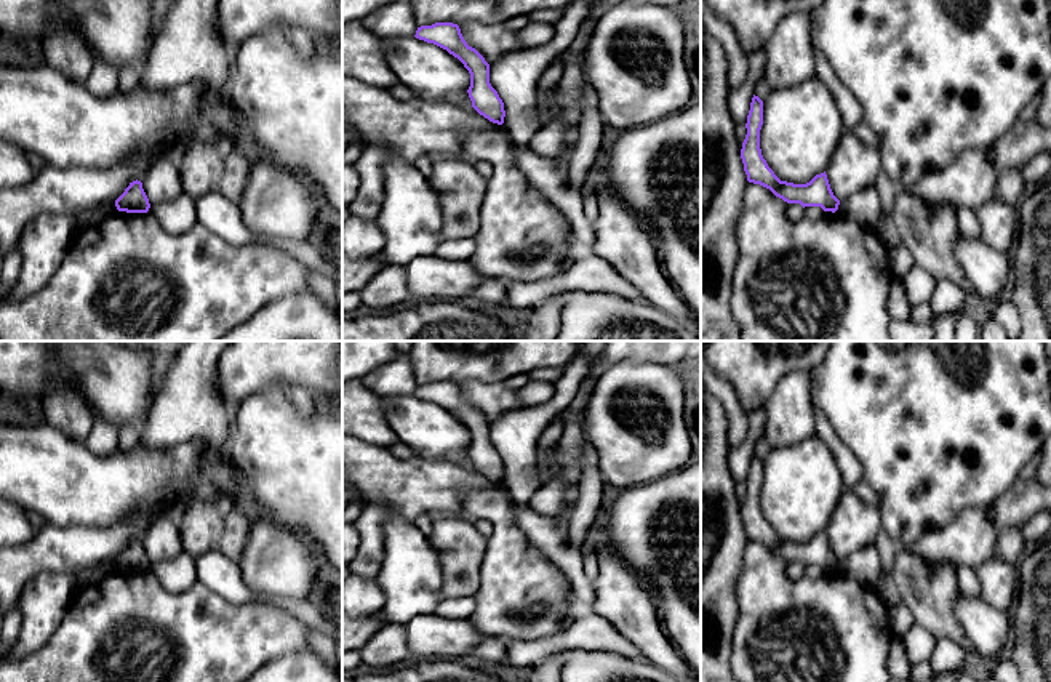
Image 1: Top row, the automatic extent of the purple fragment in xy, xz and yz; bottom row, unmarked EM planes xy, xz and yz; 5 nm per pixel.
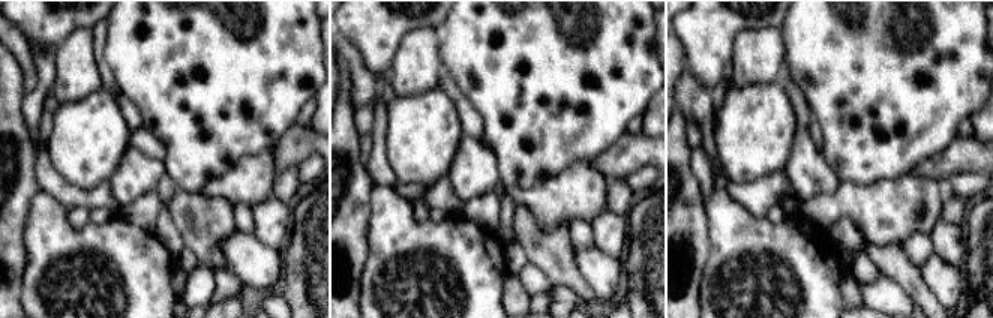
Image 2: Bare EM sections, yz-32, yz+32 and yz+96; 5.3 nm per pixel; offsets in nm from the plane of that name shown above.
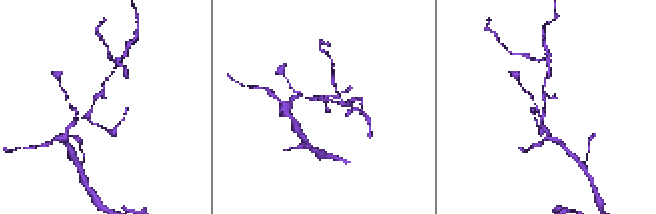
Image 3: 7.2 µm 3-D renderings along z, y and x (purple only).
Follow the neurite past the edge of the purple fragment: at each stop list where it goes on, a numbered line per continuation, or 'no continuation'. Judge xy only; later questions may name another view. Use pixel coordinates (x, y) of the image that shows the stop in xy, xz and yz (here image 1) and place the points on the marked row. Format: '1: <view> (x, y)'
no continuation

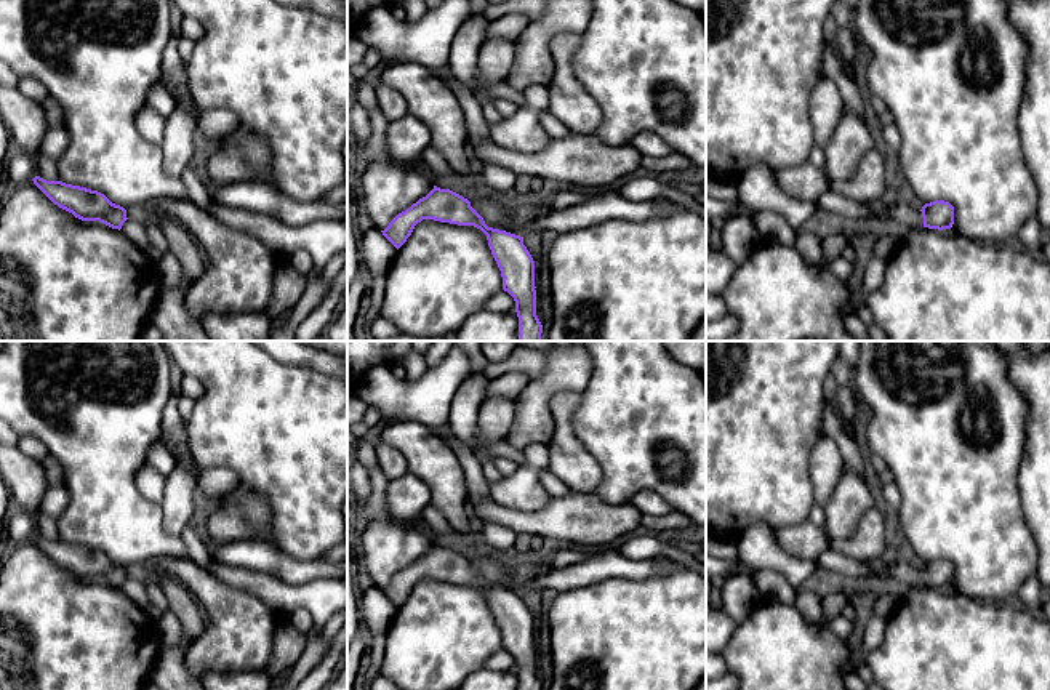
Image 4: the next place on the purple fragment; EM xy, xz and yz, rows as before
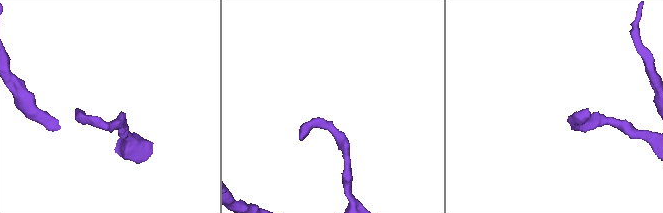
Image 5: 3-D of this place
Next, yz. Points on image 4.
1: yz (903, 216)

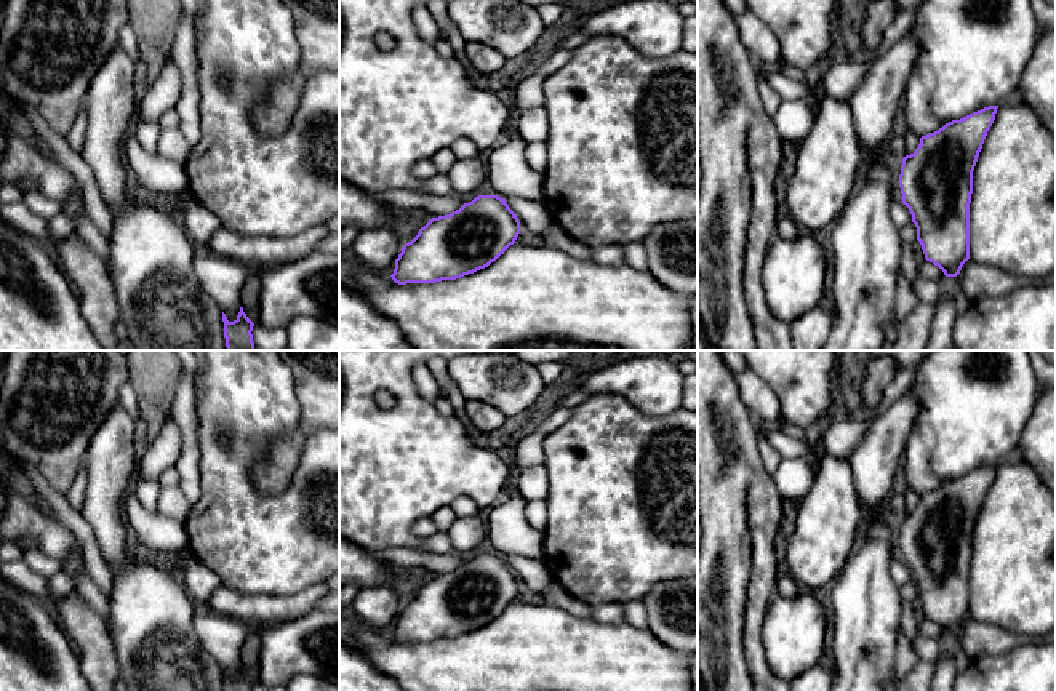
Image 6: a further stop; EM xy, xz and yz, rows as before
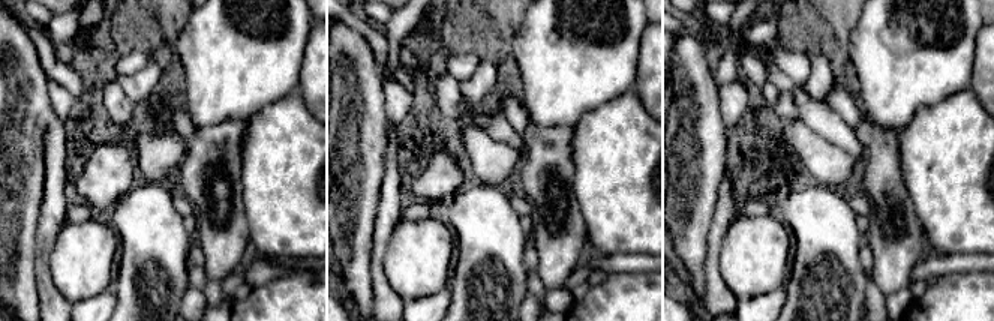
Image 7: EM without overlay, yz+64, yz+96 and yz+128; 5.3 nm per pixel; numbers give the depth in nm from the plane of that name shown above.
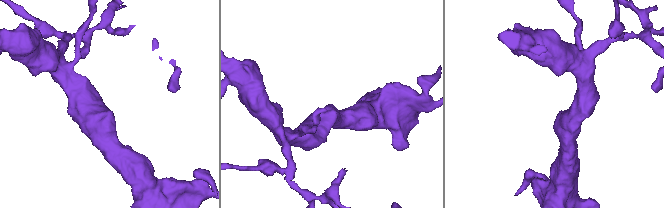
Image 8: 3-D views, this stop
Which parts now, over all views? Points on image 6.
no continuation

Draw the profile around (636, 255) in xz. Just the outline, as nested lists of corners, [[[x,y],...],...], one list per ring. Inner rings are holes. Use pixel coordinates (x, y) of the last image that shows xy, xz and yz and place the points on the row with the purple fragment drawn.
[[[642,243],[622,245],[626,262],[635,269],[648,270],[648,256]]]

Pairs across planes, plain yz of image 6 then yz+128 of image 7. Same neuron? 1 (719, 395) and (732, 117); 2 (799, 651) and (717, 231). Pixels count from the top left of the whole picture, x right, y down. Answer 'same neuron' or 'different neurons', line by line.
1: different neurons
2: different neurons

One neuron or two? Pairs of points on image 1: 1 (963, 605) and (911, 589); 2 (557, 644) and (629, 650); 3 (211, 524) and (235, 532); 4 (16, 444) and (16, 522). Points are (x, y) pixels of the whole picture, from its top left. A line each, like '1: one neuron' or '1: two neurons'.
1: two neurons
2: one neuron
3: one neuron
4: two neurons

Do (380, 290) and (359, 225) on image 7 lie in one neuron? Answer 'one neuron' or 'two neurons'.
one neuron

